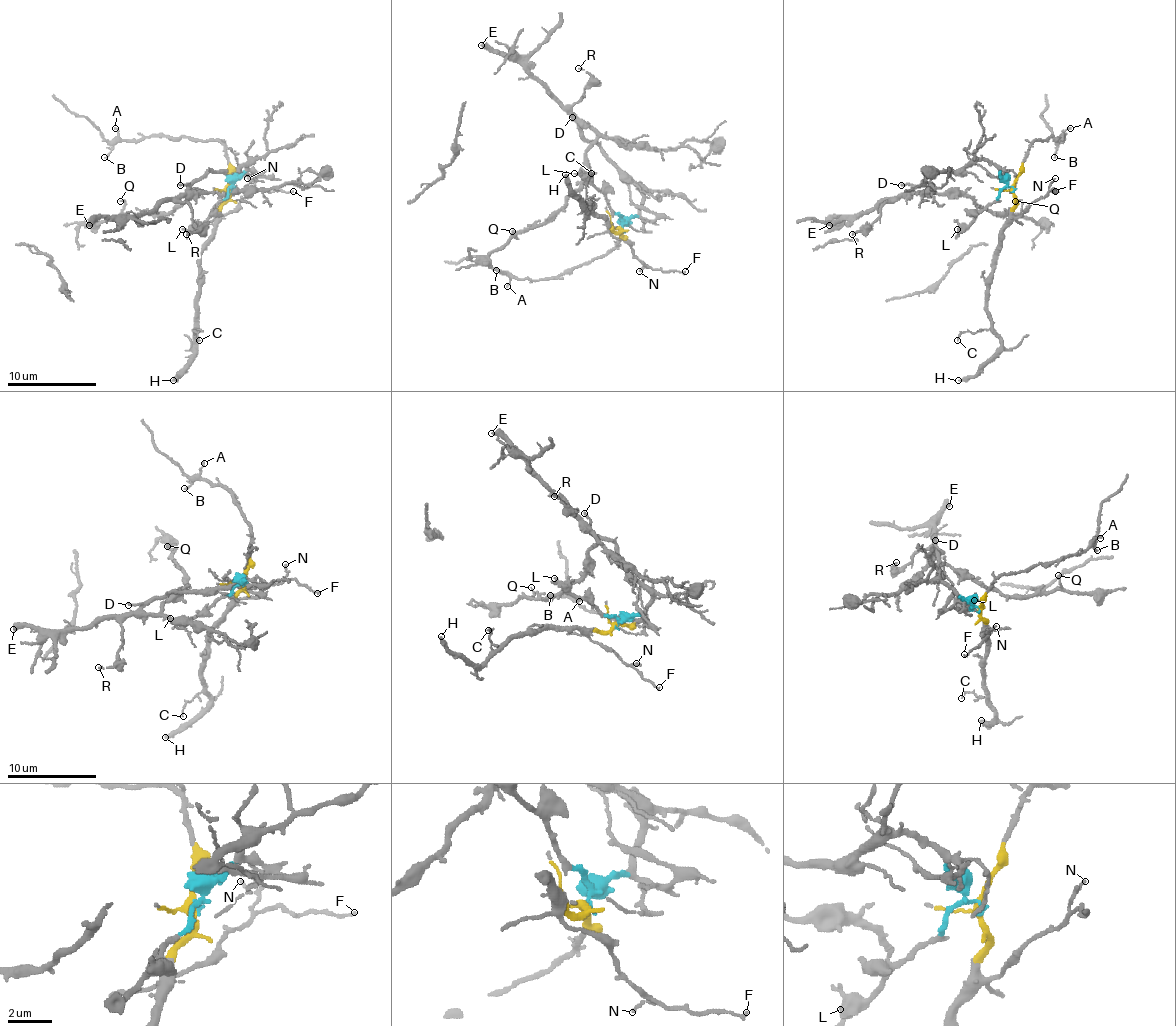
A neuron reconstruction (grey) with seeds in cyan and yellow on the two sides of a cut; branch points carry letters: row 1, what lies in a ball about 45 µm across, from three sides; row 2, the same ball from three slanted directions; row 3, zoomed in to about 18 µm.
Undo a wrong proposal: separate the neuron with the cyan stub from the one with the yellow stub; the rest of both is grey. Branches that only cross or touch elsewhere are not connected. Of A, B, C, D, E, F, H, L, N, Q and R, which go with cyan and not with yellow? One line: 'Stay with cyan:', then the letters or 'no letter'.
Stay with cyan: D, E, L, Q, R

